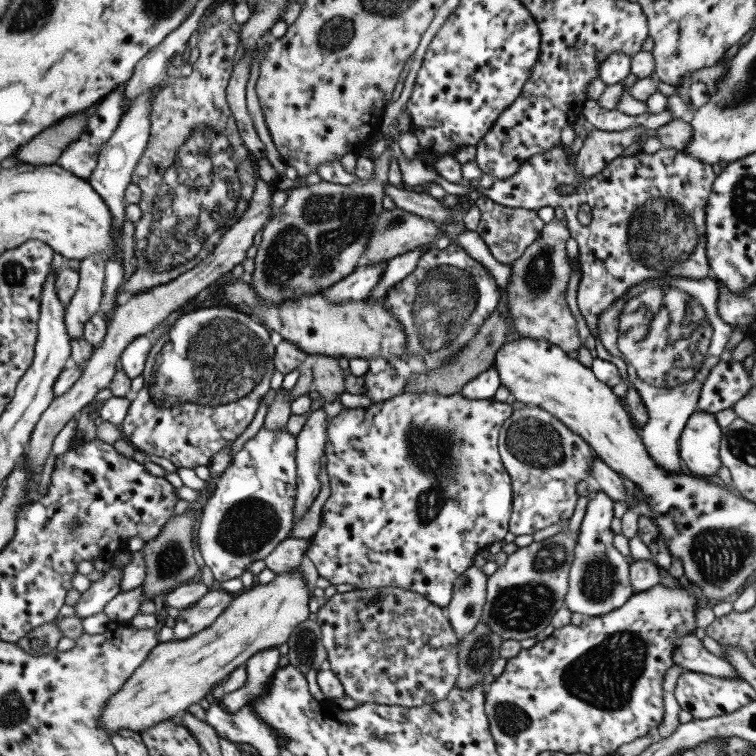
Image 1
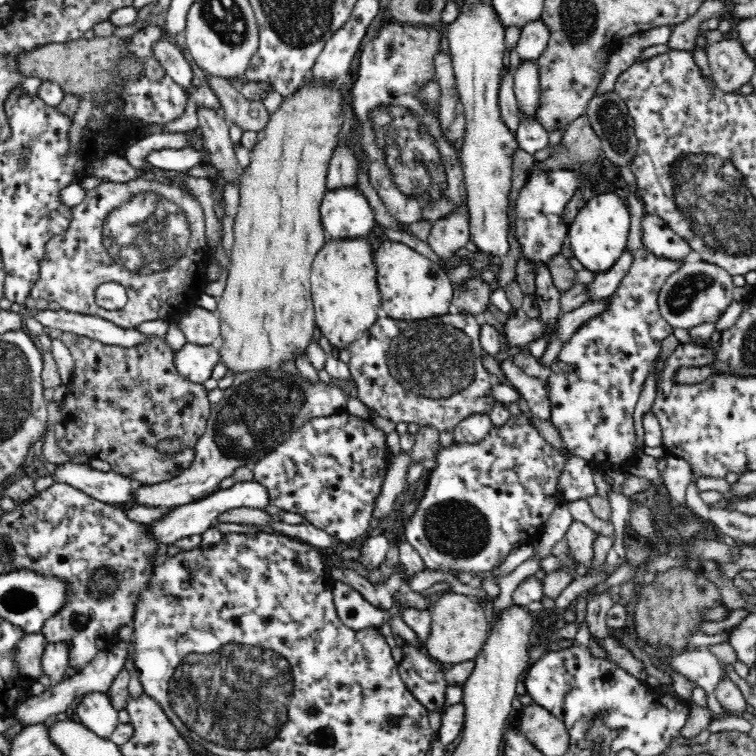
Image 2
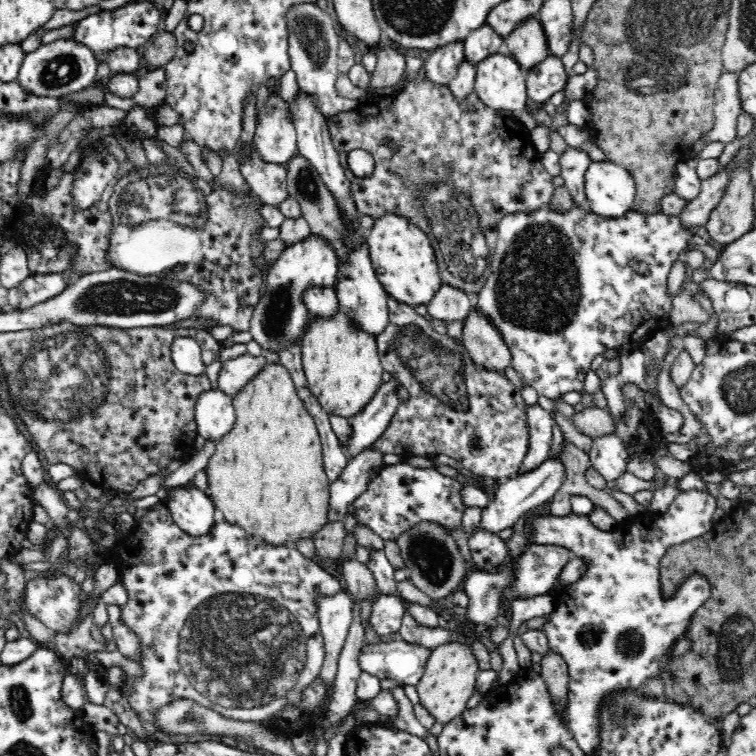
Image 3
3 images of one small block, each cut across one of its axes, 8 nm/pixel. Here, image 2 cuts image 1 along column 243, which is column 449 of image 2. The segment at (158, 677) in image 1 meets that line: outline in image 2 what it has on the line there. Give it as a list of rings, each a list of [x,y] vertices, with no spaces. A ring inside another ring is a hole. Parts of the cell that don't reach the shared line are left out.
[[[444,592],[434,599],[434,606],[430,608],[431,629],[423,650],[439,664],[460,664],[466,660],[475,660],[476,655],[490,630],[489,618],[486,617],[481,603],[474,602],[469,596],[456,592]]]

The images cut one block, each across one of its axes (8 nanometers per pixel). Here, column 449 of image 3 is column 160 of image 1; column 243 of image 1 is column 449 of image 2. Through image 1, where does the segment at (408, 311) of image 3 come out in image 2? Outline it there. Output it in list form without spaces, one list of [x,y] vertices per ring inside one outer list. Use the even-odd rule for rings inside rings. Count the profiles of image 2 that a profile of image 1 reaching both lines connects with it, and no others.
[[[464,311],[420,320],[396,320],[381,314],[350,344],[347,365],[357,386],[356,397],[370,412],[388,418],[394,424],[404,422],[420,427],[433,426],[438,432],[453,432],[458,422],[470,414],[490,414],[497,402],[490,395],[490,388],[497,380],[482,364],[482,356],[486,354],[480,344],[482,322],[477,316]]]

